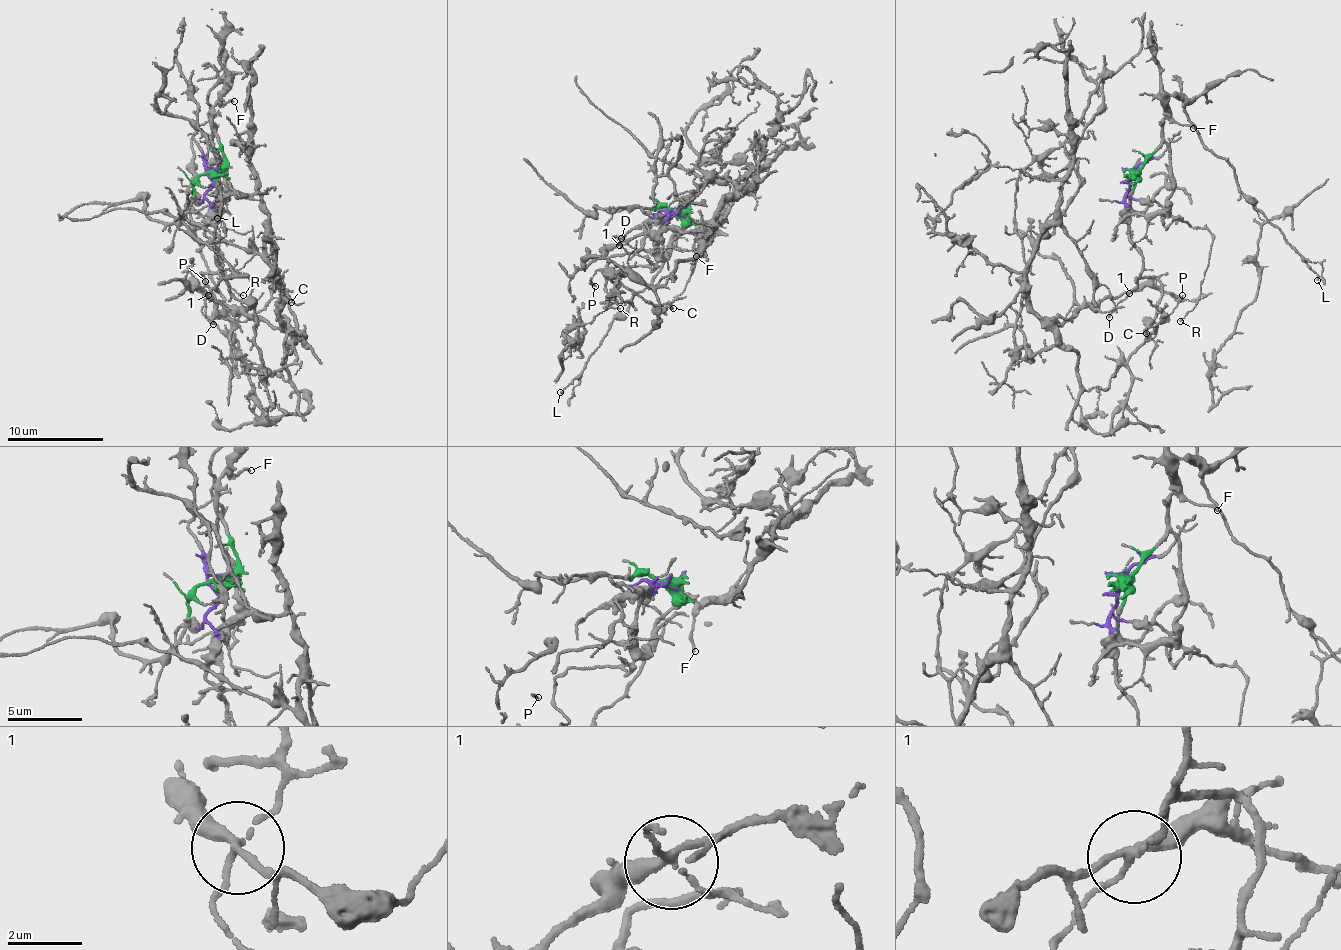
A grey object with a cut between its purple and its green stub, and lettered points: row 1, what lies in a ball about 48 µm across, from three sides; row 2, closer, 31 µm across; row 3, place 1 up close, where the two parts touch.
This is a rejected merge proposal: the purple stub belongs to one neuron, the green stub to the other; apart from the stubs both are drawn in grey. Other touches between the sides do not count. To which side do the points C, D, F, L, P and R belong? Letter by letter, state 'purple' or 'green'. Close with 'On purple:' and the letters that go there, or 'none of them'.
C: purple
D: purple
F: green
L: green
P: purple
R: green
On purple: C, D, P

